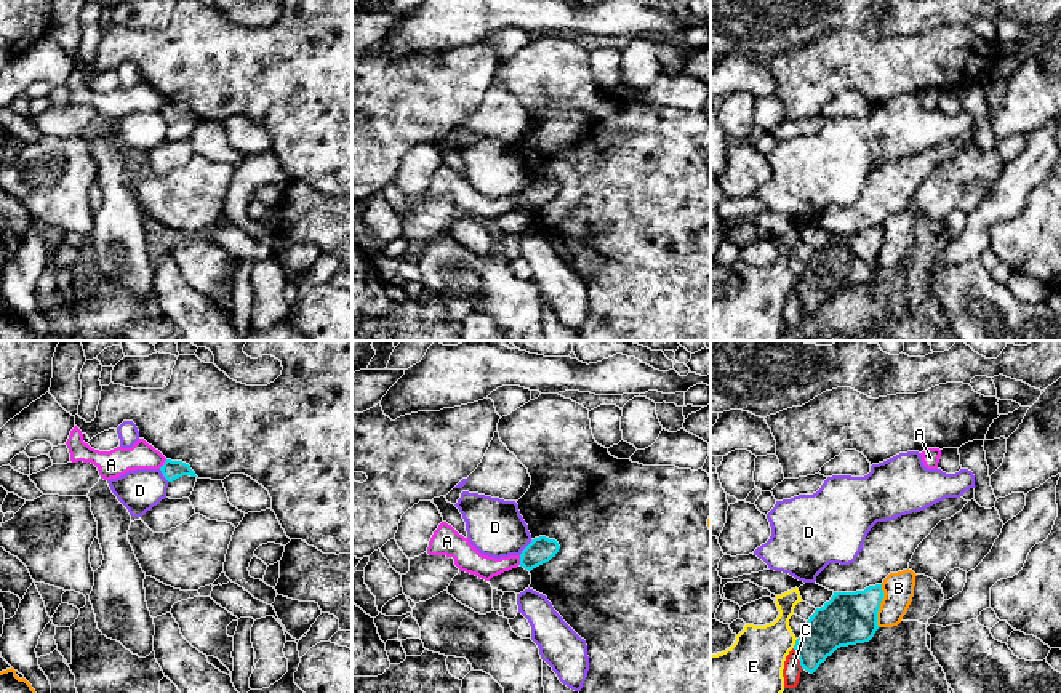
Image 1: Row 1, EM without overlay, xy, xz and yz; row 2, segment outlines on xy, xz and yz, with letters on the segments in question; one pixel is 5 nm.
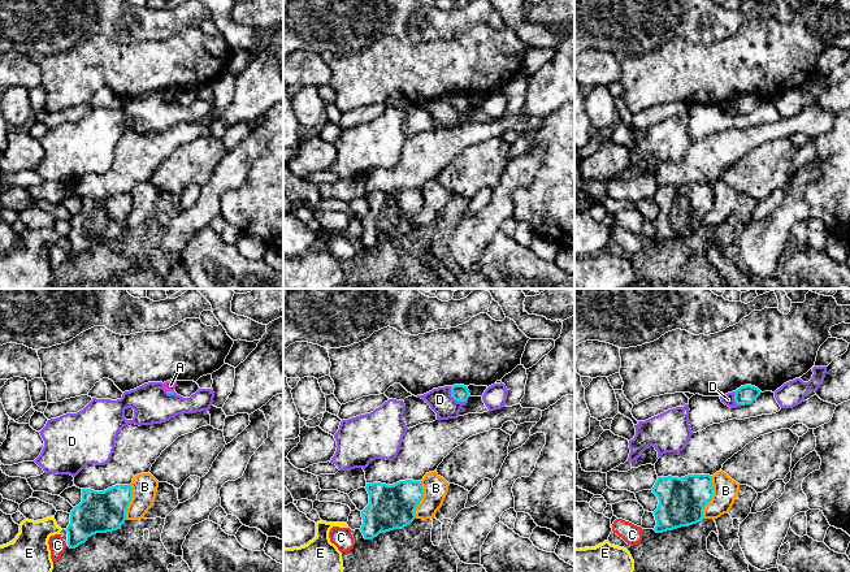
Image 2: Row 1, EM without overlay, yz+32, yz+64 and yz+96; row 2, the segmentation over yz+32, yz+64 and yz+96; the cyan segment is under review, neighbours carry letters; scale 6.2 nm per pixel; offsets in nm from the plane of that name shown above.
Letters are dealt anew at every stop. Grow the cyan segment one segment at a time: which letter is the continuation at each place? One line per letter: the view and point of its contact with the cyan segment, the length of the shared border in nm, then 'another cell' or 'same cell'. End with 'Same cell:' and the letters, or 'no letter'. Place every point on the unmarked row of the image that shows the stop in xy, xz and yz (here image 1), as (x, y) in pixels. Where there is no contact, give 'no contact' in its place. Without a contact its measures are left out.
A: meets cyan in xy at (164, 106); contact 60 nm long; another cell
B: meets cyan in yz at (879, 247); contact 220 nm long; another cell
C: meets cyan in yz at (799, 300); contact 120 nm long; another cell
D: meets cyan in xz at (525, 189); contact 100 nm long; another cell
E: meets cyan in yz at (796, 285); contact 50 nm long; another cell
Same cell: no letter

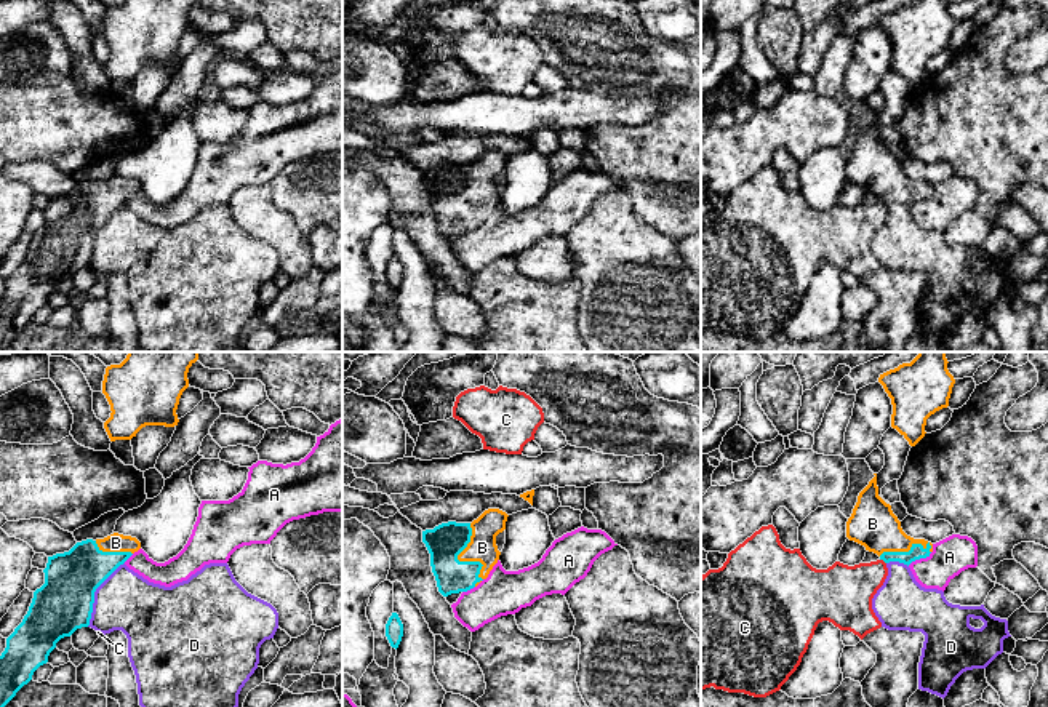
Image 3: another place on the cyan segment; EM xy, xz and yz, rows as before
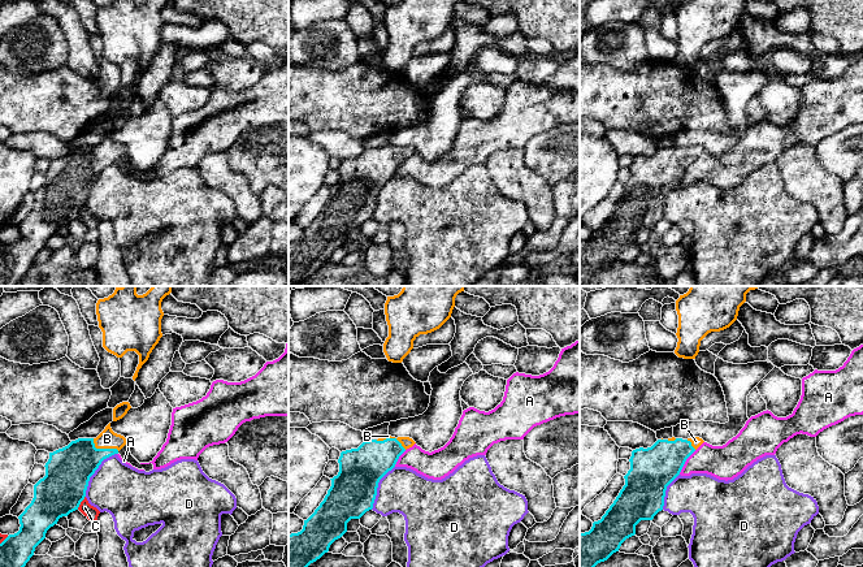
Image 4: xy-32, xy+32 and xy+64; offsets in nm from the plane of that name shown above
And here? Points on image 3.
A: meets cyan in yz at (919, 200); contact 140 nm long; another cell
B: meets cyan in xz at (463, 203); contact 320 nm long; same cell
C: meets cyan in yz at (884, 202); contact 40 nm long; another cell
D: meets cyan in xy at (93, 235); contact 380 nm long; another cell
Same cell: B

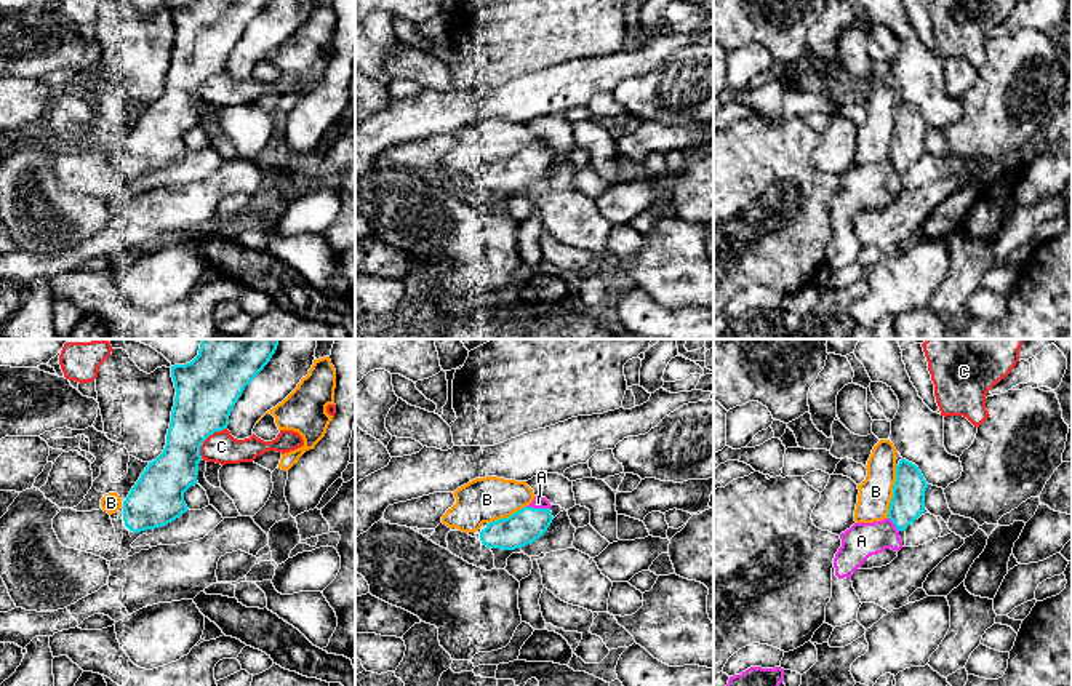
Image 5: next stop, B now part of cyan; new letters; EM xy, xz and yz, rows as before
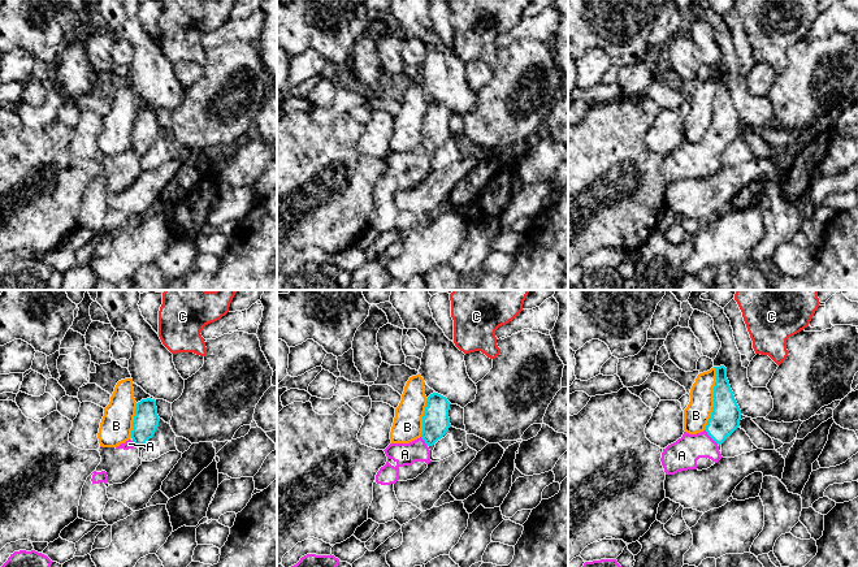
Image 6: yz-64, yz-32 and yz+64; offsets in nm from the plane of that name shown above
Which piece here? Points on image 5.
A: meets cyan in xz at (538, 151); contact 120 nm long; same cell
B: meets cyan in yz at (893, 133); contact 260 nm long; another cell
C: meets cyan in xy at (207, 79); contact 200 nm long; another cell
Same cell: A

